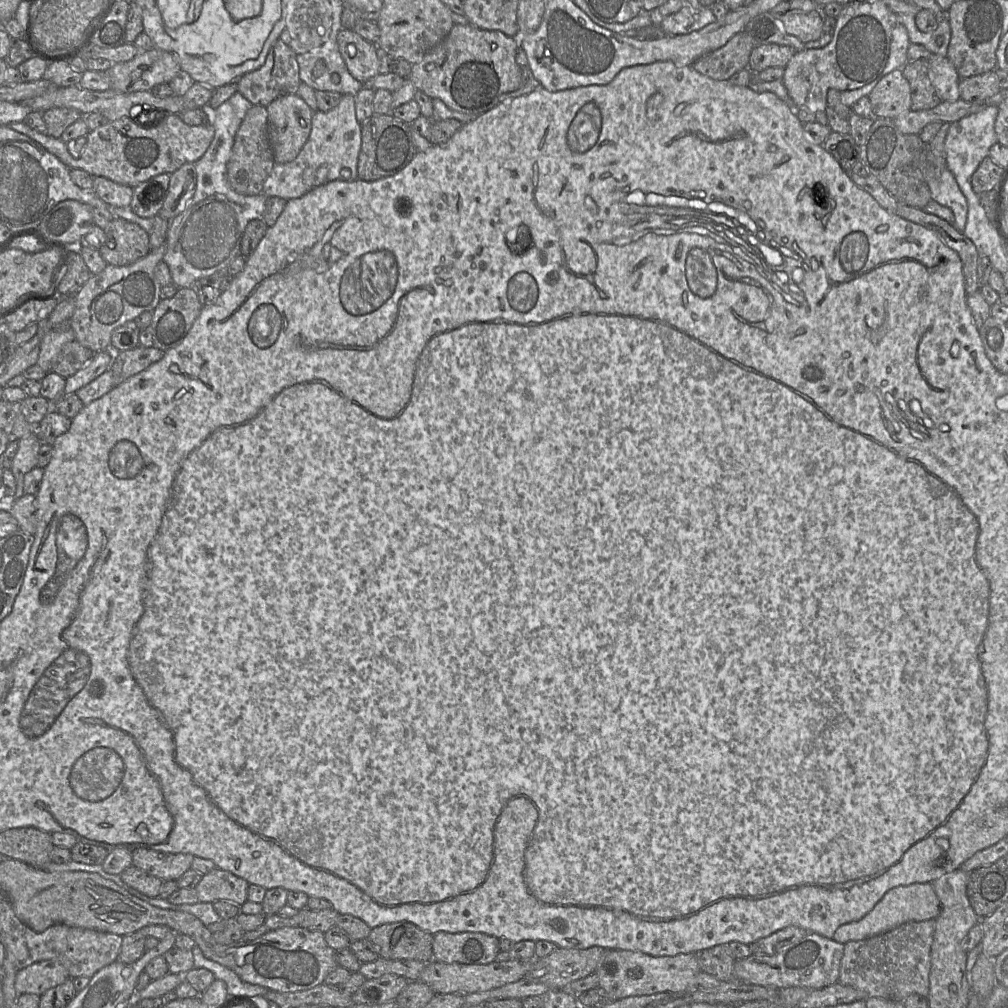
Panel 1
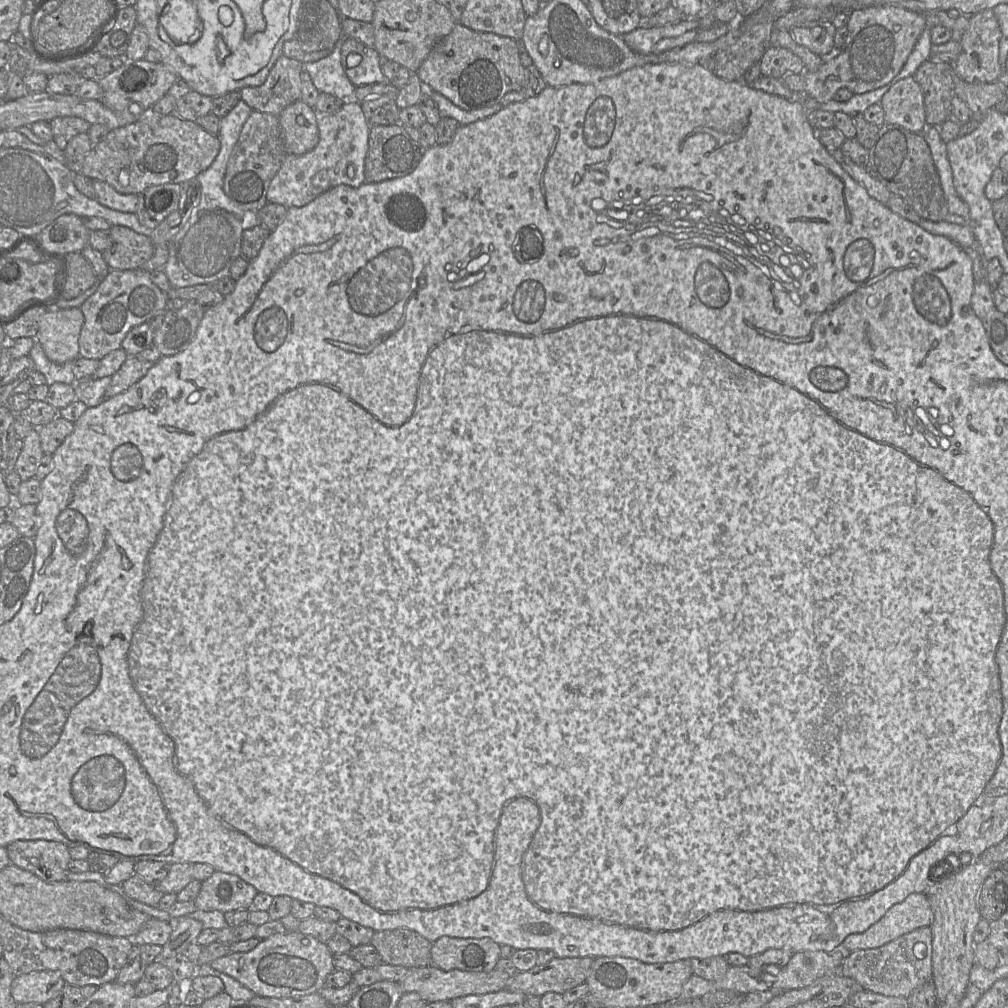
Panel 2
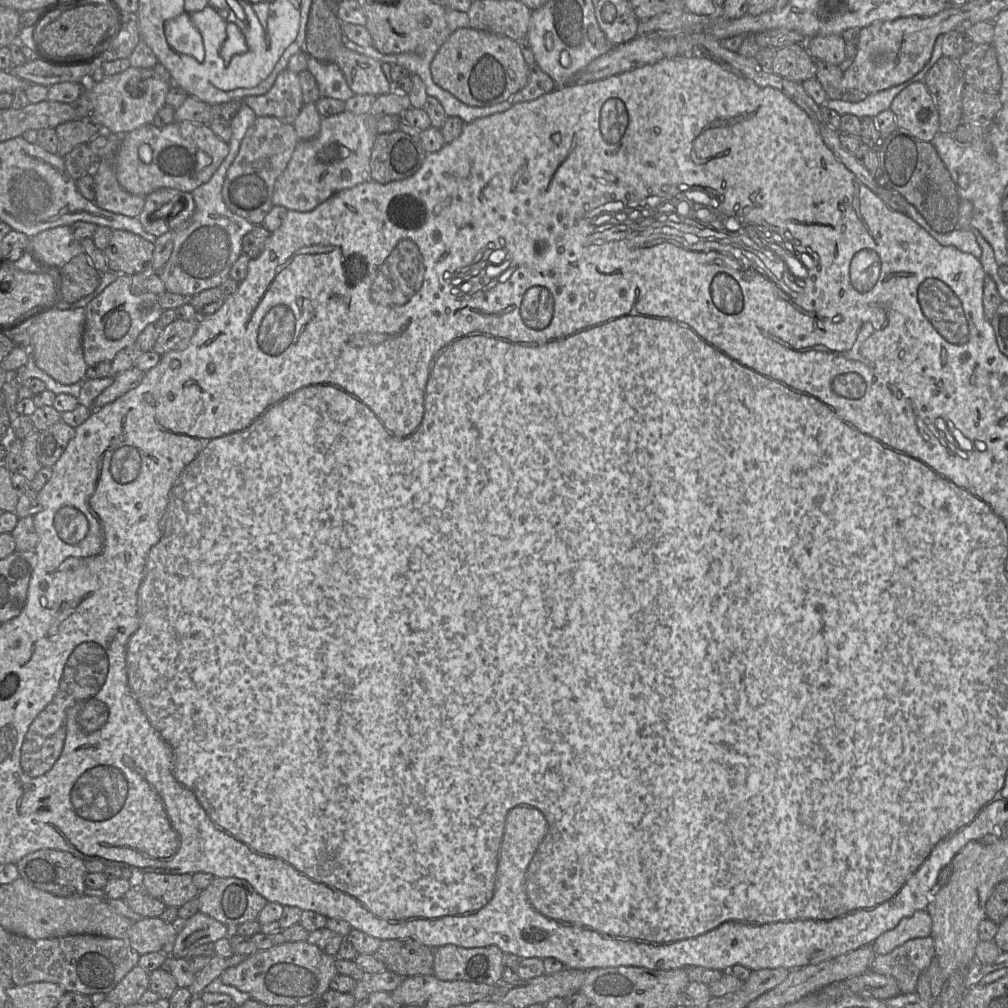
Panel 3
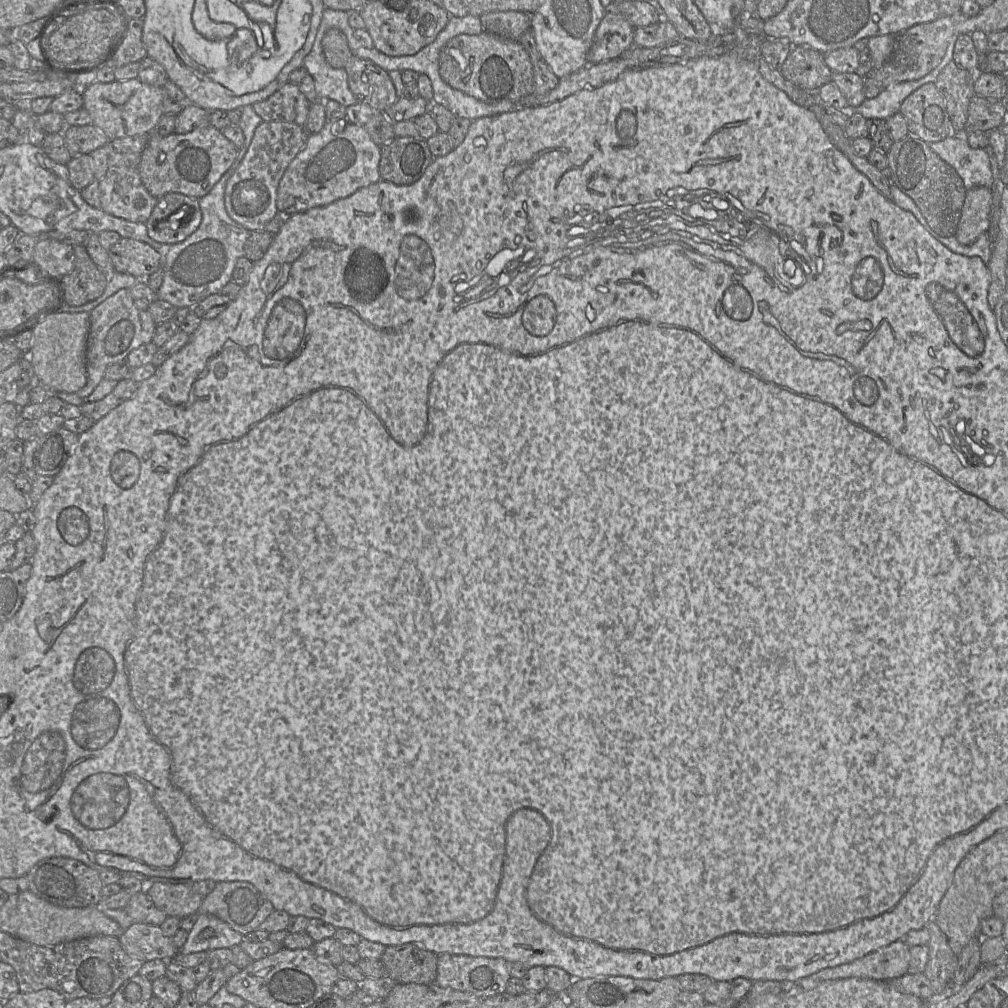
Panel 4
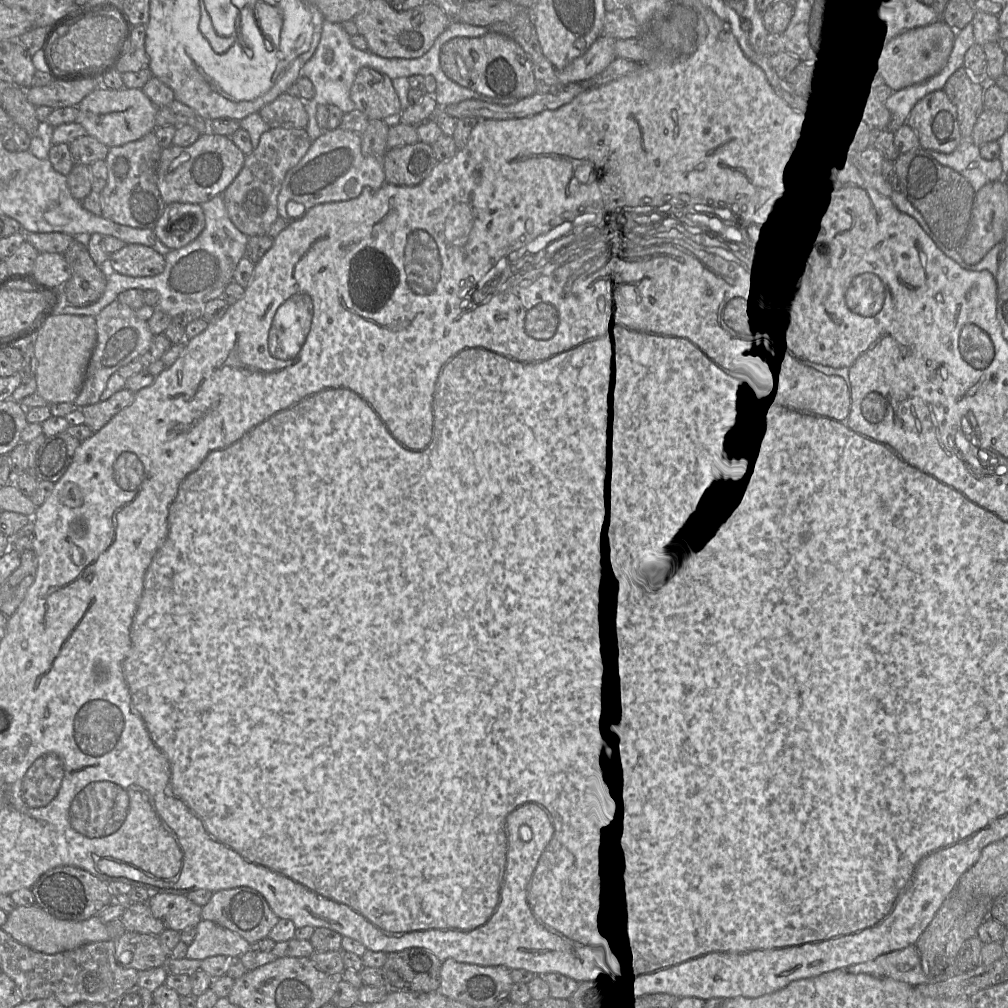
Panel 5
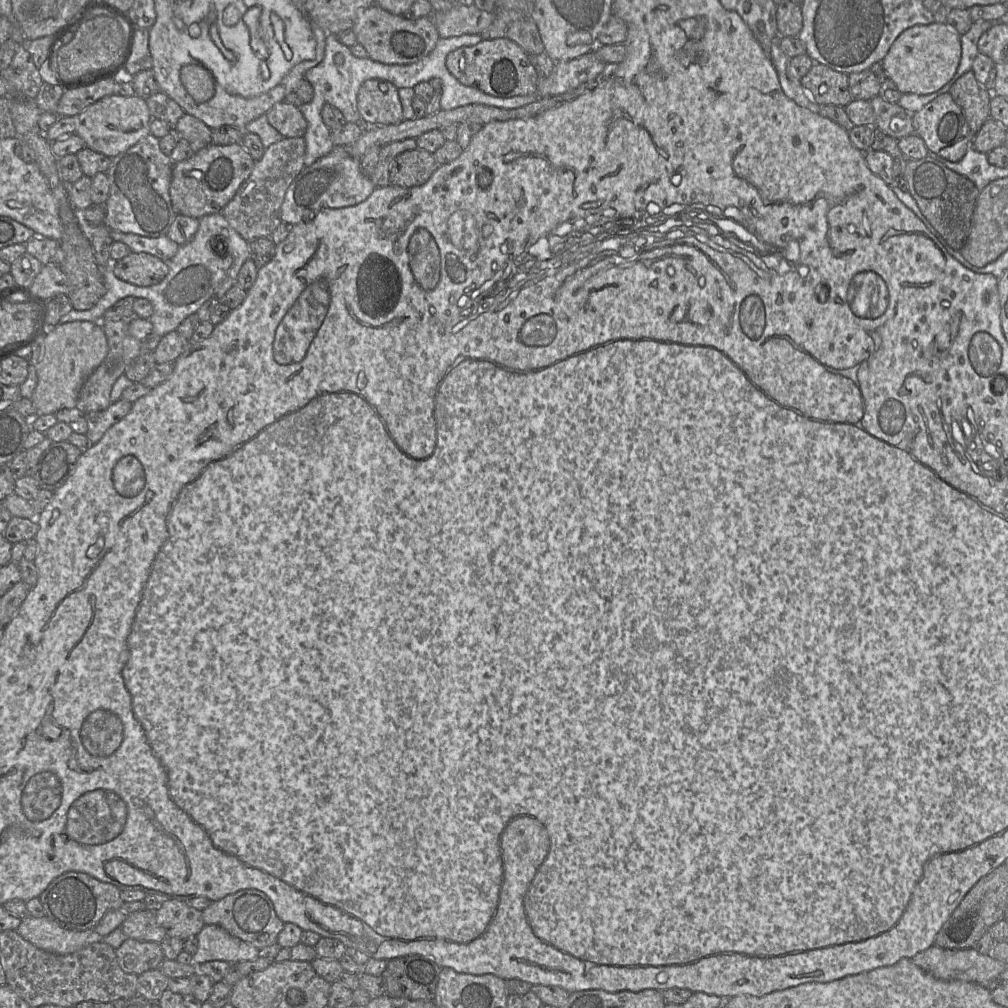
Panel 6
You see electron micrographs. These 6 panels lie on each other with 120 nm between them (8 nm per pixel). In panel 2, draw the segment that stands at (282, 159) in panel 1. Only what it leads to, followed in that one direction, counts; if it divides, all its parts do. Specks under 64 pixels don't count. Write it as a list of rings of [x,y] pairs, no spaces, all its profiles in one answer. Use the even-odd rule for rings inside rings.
[[[300,99],[278,115],[284,150],[287,155],[304,155],[319,141],[317,112]]]

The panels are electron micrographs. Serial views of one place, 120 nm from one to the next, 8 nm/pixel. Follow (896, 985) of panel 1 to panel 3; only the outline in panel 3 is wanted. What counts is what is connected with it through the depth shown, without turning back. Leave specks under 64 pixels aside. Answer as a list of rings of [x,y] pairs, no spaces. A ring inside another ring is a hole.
[[[931,936],[911,939],[886,954],[877,954],[869,971],[894,978],[900,993],[915,992],[921,973],[935,960]]]

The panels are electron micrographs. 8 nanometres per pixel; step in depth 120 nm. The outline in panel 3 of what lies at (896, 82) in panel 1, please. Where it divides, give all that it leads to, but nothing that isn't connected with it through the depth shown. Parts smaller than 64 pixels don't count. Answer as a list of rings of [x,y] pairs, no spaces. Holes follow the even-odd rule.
[[[917,81],[904,88],[892,101],[890,110],[895,115],[898,128],[909,131],[920,140],[931,142],[940,132],[939,111],[924,82]]]

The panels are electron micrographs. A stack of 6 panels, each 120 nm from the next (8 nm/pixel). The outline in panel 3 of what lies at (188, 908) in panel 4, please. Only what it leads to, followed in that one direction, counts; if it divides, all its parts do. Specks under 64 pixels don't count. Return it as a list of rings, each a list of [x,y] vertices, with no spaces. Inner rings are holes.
[[[145,872],[141,884],[166,907],[179,908],[199,894],[190,874]]]

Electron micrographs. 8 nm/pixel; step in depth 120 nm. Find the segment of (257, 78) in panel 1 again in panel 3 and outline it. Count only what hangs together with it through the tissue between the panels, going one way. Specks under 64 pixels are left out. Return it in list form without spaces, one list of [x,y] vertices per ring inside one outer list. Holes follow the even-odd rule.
[[[285,69],[266,94],[247,96],[243,98],[243,103],[258,117],[276,117],[282,122],[293,124],[304,105],[298,74]]]

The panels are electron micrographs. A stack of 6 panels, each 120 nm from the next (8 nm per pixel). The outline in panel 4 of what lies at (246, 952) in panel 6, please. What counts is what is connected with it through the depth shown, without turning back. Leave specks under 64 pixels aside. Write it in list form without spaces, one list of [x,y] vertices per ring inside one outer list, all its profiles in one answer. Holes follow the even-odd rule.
[[[198,913],[197,920],[188,933],[187,940],[179,951],[181,954],[207,952],[240,945],[244,936],[232,929],[223,920],[206,913]]]

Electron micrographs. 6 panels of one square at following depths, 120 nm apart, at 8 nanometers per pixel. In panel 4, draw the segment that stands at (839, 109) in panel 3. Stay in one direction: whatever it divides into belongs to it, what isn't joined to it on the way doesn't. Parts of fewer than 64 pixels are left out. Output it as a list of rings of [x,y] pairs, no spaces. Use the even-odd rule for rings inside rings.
[[[953,36],[951,38],[941,62],[923,78],[891,85],[883,89],[877,97],[866,99],[861,105],[857,107],[850,106],[848,111],[842,112],[847,113],[847,115],[859,113],[866,120],[878,119],[884,121],[899,113],[901,104],[911,93],[925,84],[934,83],[946,65],[953,61],[955,40],[957,37]]]

